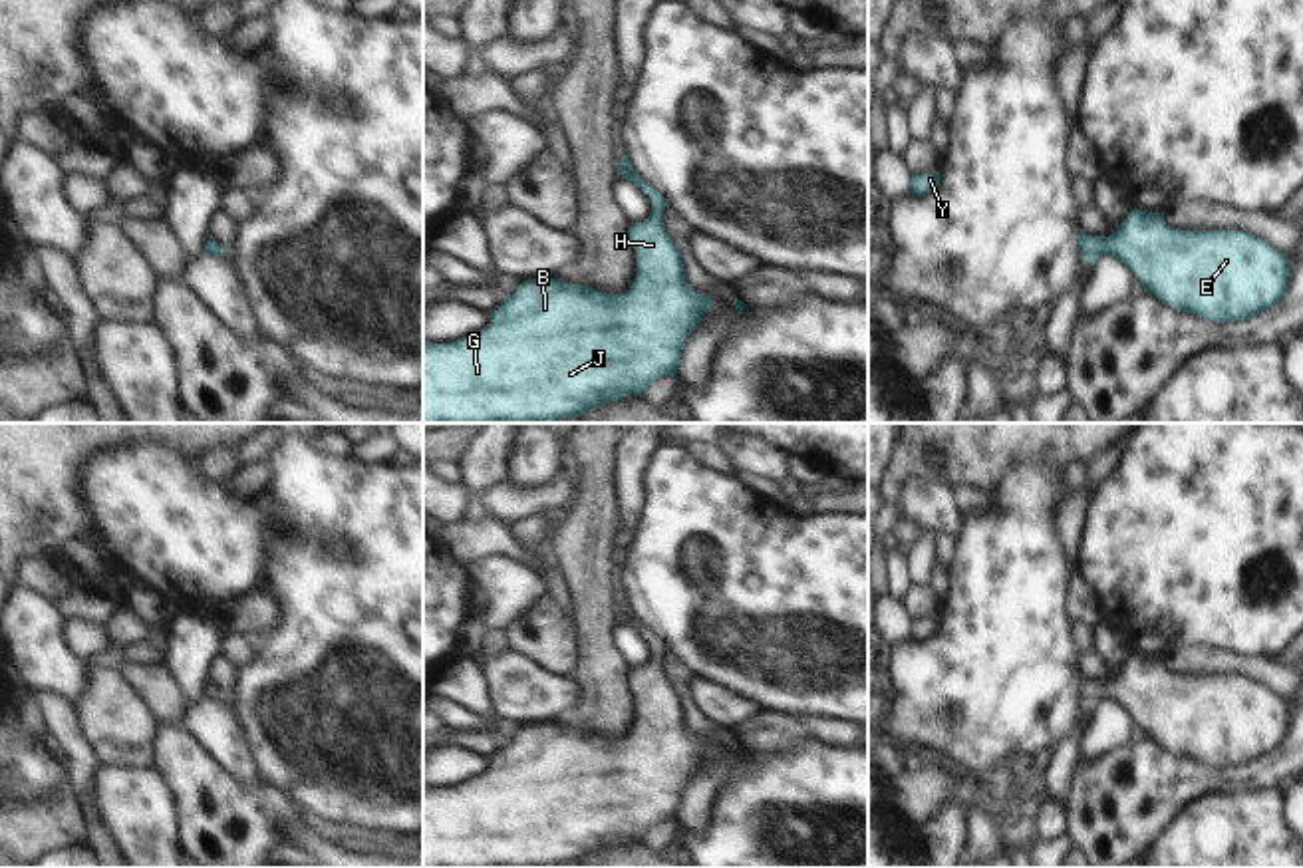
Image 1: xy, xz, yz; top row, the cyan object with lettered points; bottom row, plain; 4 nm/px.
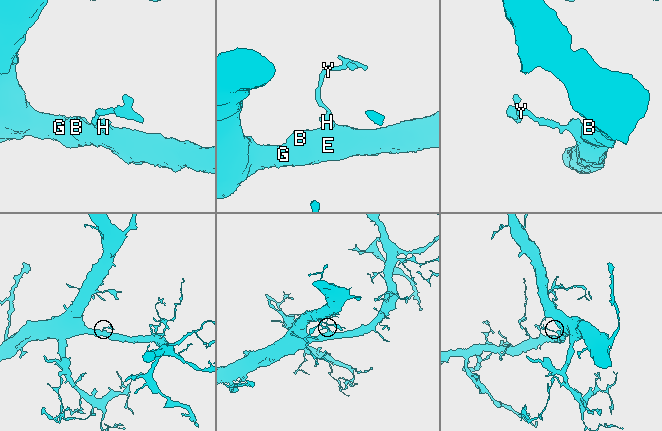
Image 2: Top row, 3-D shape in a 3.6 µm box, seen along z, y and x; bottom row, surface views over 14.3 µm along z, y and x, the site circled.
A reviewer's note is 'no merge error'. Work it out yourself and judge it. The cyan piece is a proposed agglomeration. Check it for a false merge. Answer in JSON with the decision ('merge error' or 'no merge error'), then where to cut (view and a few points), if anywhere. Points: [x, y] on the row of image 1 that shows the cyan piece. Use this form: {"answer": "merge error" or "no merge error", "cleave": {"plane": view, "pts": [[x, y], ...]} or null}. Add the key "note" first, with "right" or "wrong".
{"note": "right", "answer": "no merge error", "cleave": null}

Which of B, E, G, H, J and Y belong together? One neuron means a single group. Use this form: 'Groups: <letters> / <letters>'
Groups: B E G H J Y.

